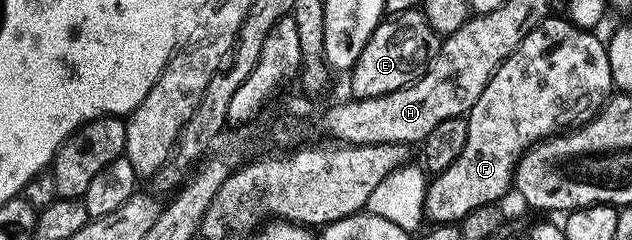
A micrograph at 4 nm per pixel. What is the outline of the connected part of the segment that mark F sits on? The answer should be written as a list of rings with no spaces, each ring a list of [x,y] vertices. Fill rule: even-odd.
[[[549,16],[524,37],[518,48],[514,48],[512,55],[496,69],[494,76],[490,76],[486,88],[482,88],[482,96],[478,96],[474,108],[466,115],[469,132],[461,155],[446,168],[446,172],[435,175],[428,182],[424,213],[429,219],[433,218],[433,223],[456,224],[474,212],[474,208],[499,203],[499,198],[513,189],[516,163],[535,142],[583,126],[608,103],[614,87],[608,47],[598,34],[576,27],[567,17]]]

